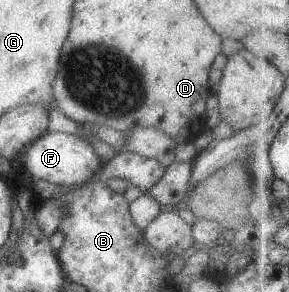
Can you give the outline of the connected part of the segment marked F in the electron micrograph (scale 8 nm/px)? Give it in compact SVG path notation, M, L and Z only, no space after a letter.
M46 132L29 143L22 154L24 171L27 171L34 181L41 179L55 185L80 186L102 168L101 161L97 157L97 145L77 134Z

